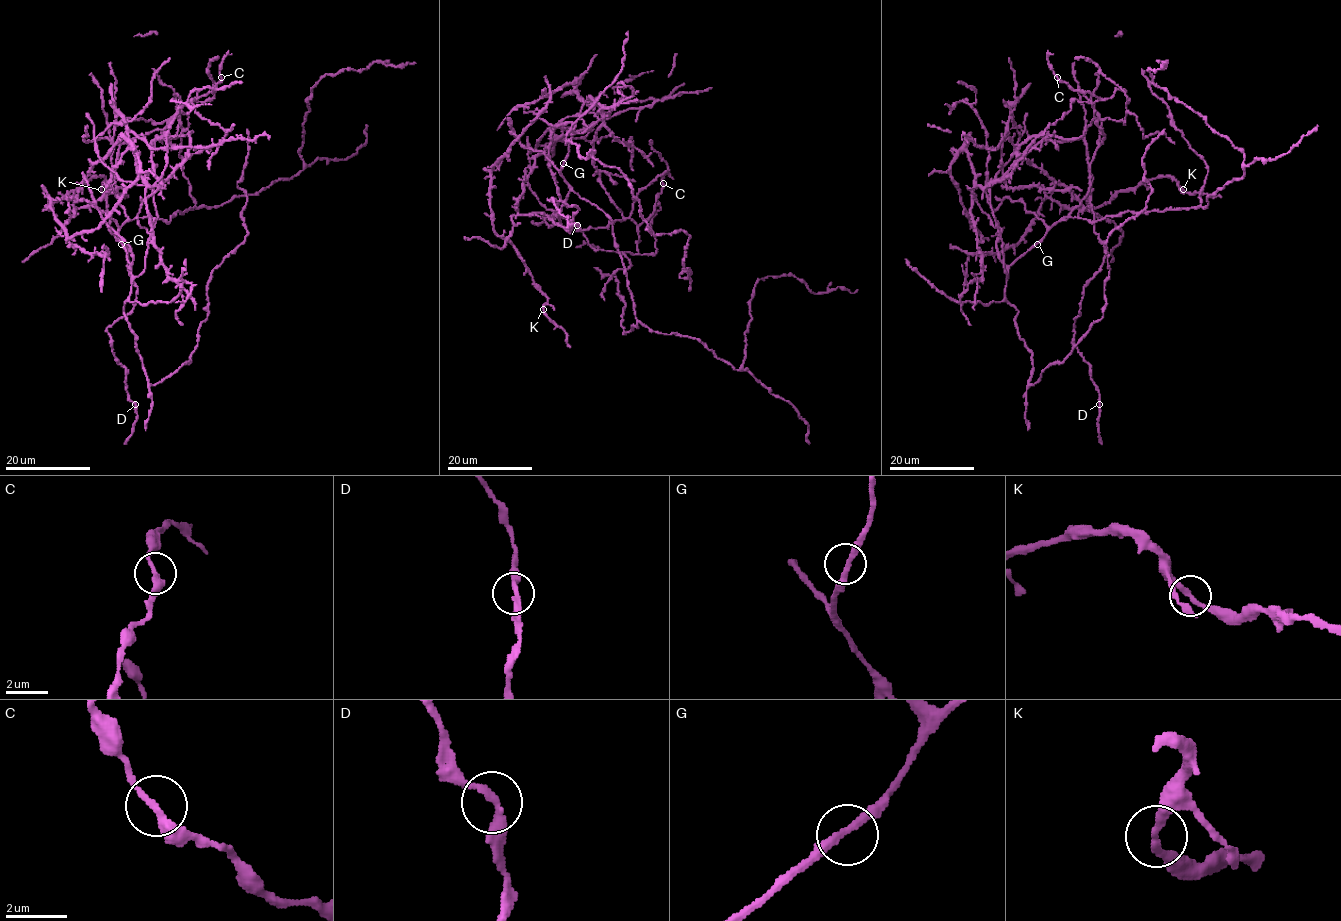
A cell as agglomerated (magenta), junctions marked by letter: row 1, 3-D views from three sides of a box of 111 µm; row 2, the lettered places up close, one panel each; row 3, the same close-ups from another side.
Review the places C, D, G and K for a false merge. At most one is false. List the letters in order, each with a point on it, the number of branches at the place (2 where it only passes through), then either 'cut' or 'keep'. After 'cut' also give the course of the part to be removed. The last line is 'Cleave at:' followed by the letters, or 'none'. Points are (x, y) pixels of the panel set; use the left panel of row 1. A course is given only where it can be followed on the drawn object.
C: (221, 77) | 2 | keep
D: (135, 404) | 2 | keep
G: (121, 244) | 2 | keep
K: (101, 189) | 2 | keep
Cleave at: none

